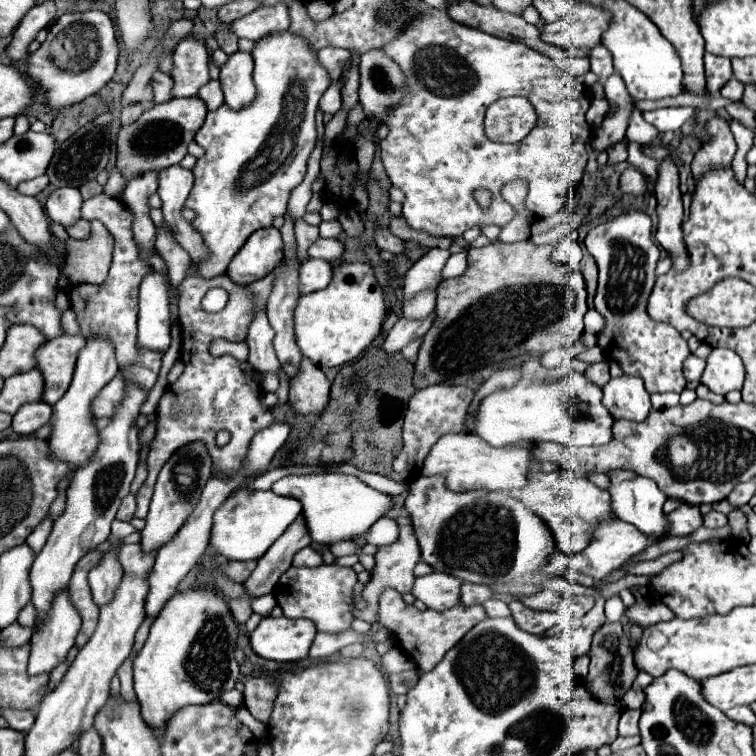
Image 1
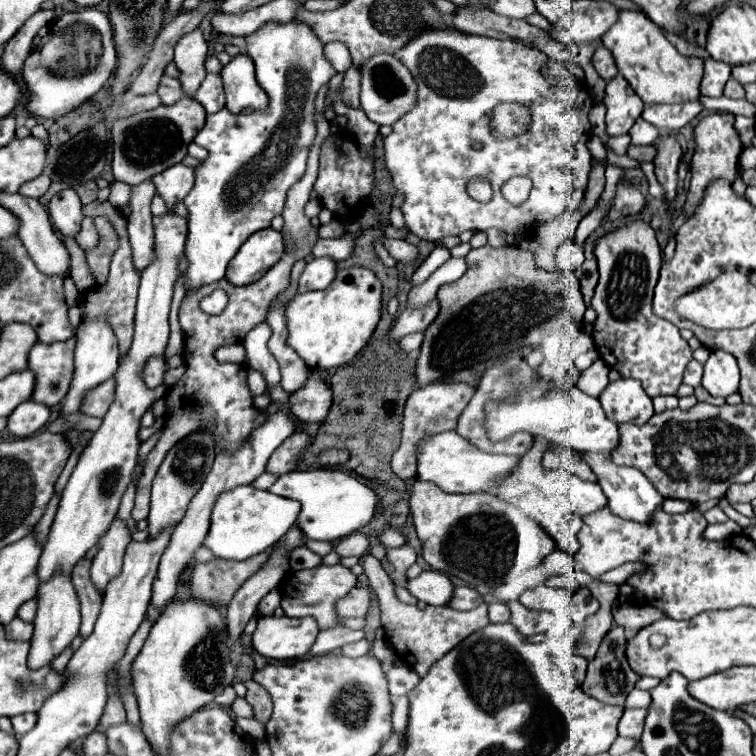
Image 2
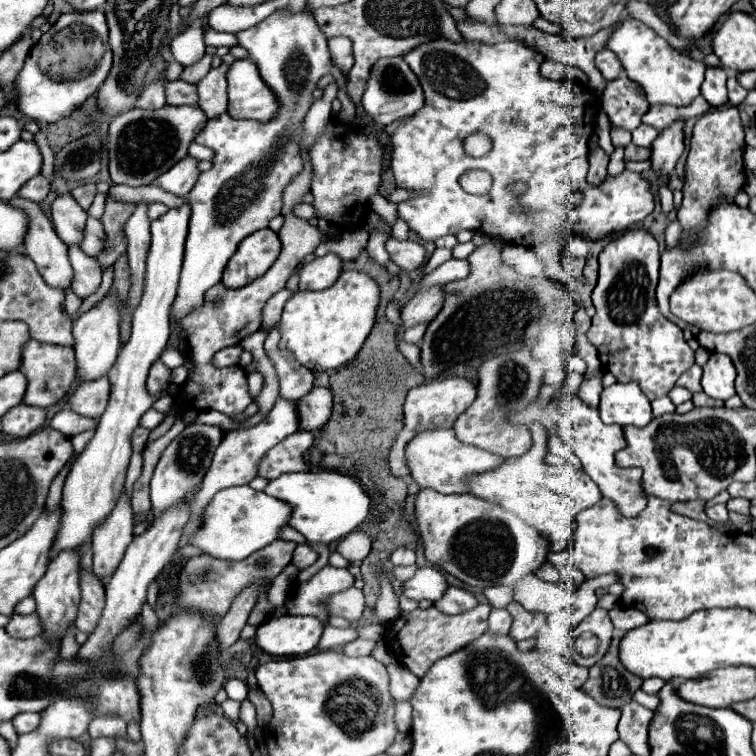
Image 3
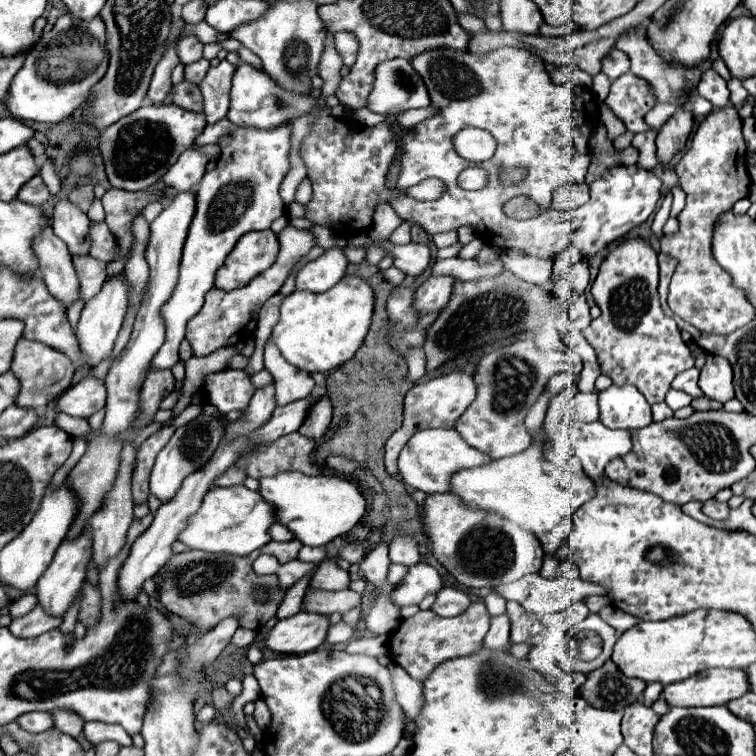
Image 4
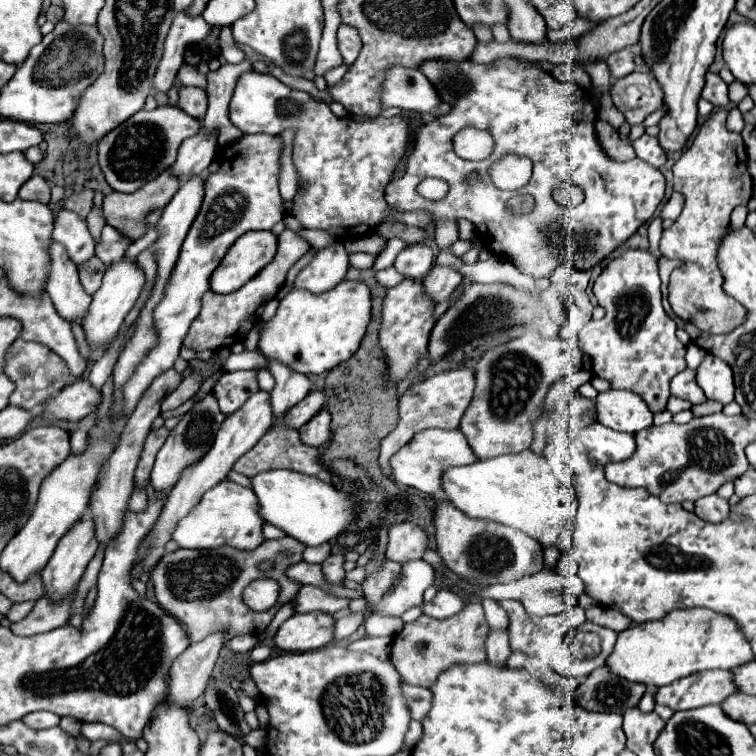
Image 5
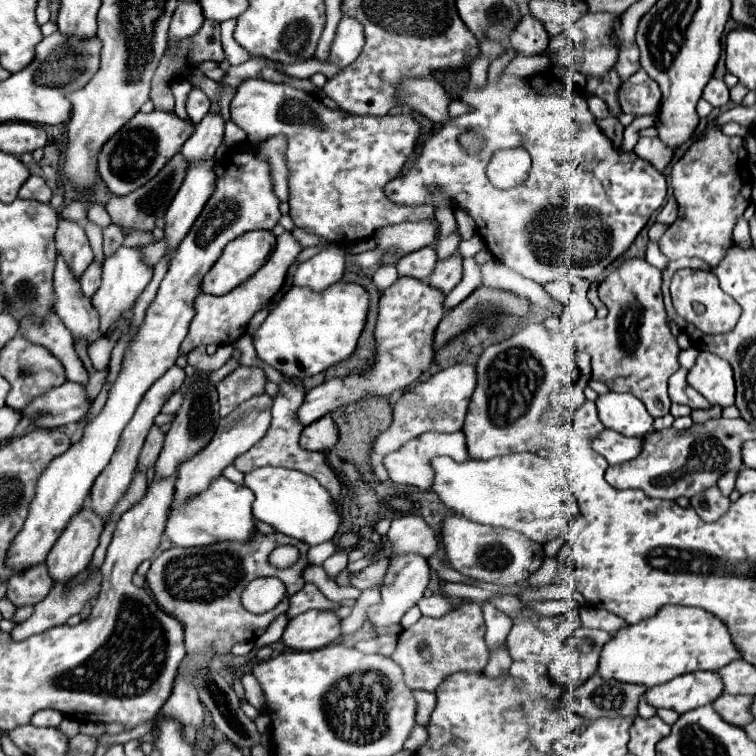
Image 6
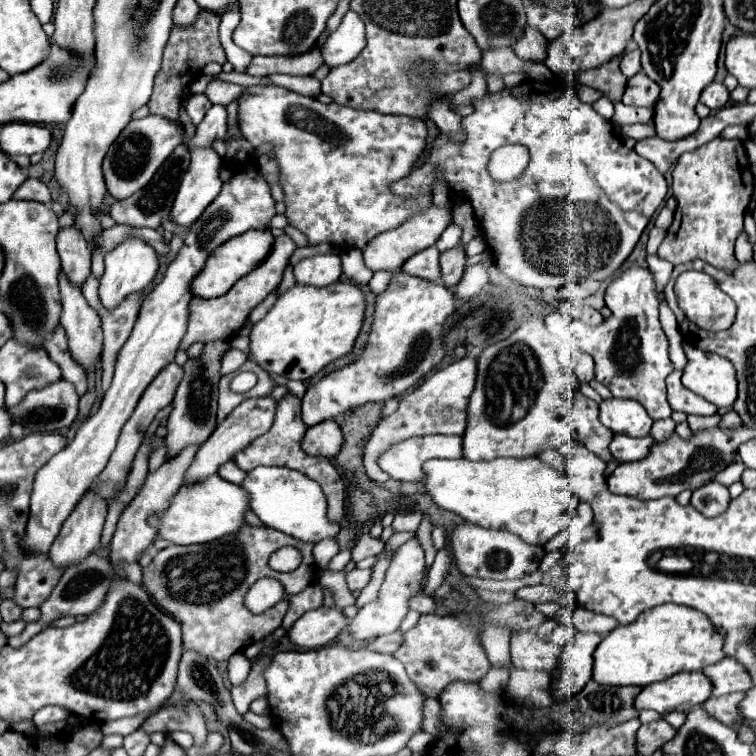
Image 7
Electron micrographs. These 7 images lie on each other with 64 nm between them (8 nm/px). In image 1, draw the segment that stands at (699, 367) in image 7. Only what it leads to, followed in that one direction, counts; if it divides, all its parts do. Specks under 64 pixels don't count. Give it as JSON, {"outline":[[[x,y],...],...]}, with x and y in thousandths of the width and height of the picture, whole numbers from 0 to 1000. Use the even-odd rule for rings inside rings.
{"outline":[[[944,460],[934,474],[934,489],[926,503],[942,519],[955,524],[968,516],[979,516],[984,505],[984,484],[979,471],[963,460]]]}

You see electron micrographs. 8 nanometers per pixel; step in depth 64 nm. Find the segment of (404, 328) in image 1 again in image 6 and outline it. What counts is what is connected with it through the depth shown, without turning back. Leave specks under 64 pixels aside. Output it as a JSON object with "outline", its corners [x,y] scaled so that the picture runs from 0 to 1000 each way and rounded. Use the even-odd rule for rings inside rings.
{"outline":[[[603,336],[593,344],[582,344],[571,365],[566,368],[569,378],[582,384],[585,389],[593,389],[608,370],[611,370],[611,341]]]}

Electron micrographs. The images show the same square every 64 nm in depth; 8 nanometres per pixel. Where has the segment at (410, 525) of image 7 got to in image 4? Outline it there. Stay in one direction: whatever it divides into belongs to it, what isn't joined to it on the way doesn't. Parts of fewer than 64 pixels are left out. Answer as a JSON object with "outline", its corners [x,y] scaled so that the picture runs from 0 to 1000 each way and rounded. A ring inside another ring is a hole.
{"outline":[[[526,709],[516,717],[516,741],[524,746],[550,746],[556,741],[553,720],[542,709]]]}

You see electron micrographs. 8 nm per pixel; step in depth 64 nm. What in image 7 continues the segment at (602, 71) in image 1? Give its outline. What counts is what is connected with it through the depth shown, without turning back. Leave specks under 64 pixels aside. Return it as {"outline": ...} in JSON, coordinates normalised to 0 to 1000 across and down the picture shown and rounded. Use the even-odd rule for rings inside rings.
{"outline":[[[836,66],[831,71],[825,71],[820,77],[820,95],[828,101],[828,103],[836,103],[839,98],[844,98],[849,93],[847,87],[847,69],[844,66]]]}

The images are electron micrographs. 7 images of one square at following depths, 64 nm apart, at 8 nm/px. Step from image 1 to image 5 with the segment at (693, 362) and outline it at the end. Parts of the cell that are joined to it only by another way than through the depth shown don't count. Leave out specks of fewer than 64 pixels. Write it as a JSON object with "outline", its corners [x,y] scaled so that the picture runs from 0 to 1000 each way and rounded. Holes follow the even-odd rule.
{"outline":[[[905,489],[899,495],[894,495],[886,505],[886,513],[889,513],[889,521],[892,524],[899,524],[899,526],[907,526],[913,529],[915,534],[926,534],[934,529],[929,513],[921,508],[921,489]]]}

